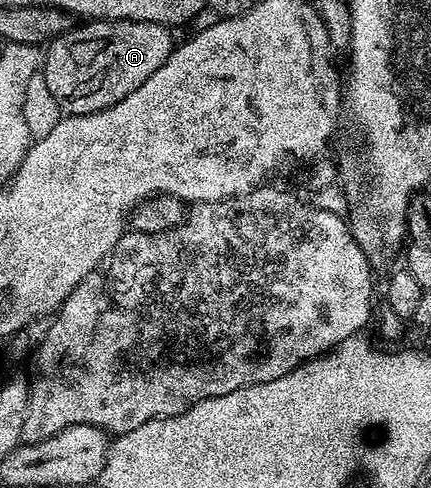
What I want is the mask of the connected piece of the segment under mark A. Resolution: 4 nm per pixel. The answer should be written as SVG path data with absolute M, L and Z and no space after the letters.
M113 19L110 21L87 21L83 25L84 27L72 26L70 31L66 31L65 34L52 39L46 48L45 58L41 64L41 73L45 77L45 85L49 85L49 93L53 93L57 105L67 115L88 115L94 111L109 109L113 105L117 105L117 101L129 97L129 93L133 93L133 89L137 89L137 85L145 85L145 81L149 81L149 77L153 77L153 73L157 73L157 69L161 69L161 65L165 65L165 61L171 56L173 50L171 35L167 32L170 30L162 23L150 23L149 21L137 21L136 19Z

